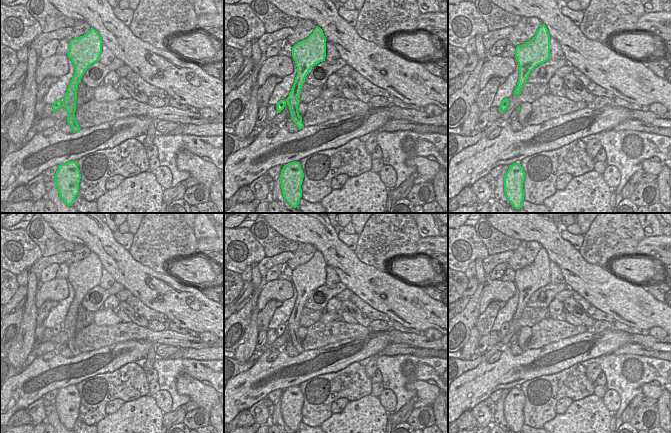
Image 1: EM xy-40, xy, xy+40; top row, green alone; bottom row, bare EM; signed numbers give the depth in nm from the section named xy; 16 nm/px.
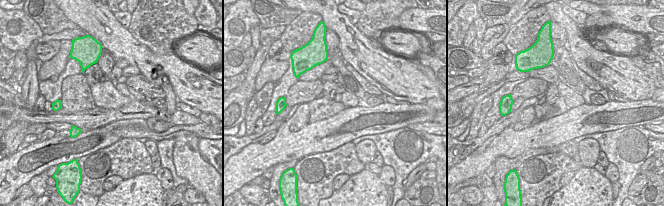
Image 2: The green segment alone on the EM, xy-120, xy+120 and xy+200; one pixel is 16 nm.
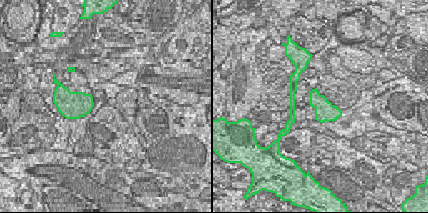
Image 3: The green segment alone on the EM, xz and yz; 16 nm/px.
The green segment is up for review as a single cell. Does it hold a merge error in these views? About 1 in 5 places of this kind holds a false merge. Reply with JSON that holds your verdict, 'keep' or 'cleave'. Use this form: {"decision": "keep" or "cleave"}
{"decision": "keep"}

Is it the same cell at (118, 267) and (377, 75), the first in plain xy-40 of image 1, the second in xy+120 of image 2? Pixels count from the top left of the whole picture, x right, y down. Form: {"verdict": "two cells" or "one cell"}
{"verdict": "one cell"}

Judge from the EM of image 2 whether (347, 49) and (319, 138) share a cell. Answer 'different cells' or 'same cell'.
different cells

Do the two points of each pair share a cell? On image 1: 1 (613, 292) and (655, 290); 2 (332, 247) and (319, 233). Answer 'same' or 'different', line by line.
1: different
2: same

